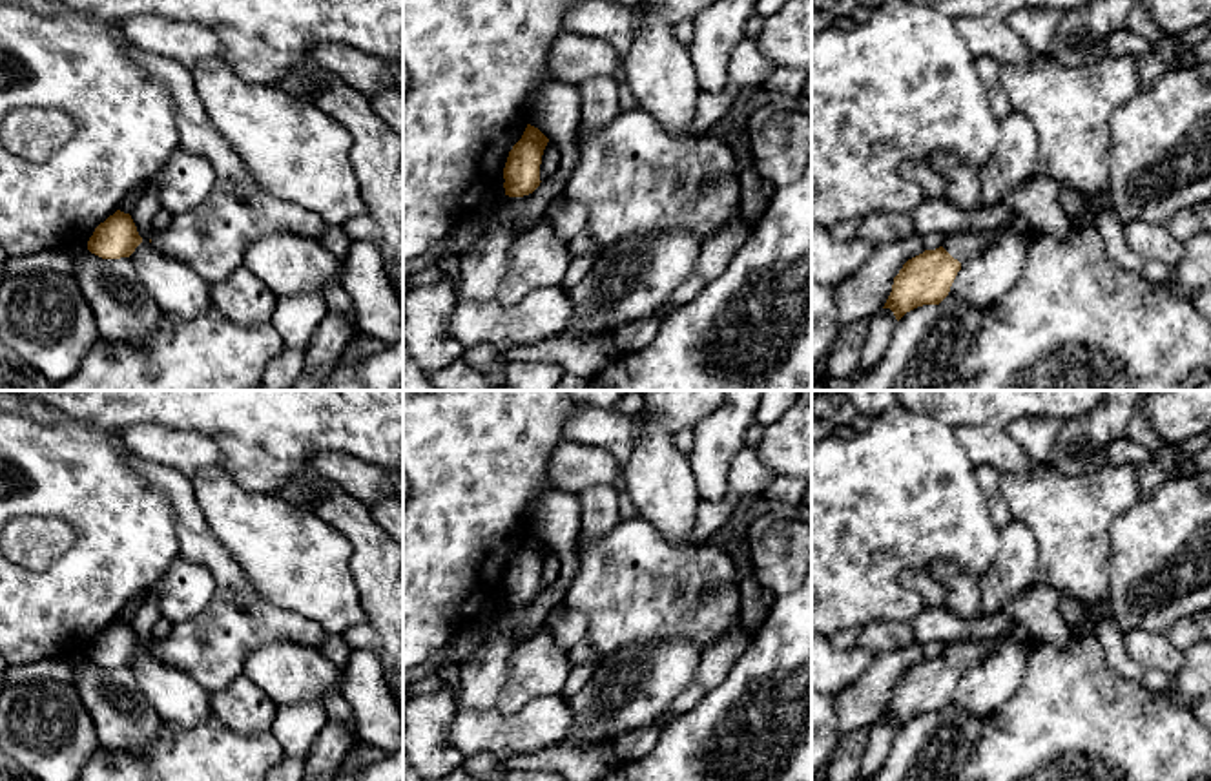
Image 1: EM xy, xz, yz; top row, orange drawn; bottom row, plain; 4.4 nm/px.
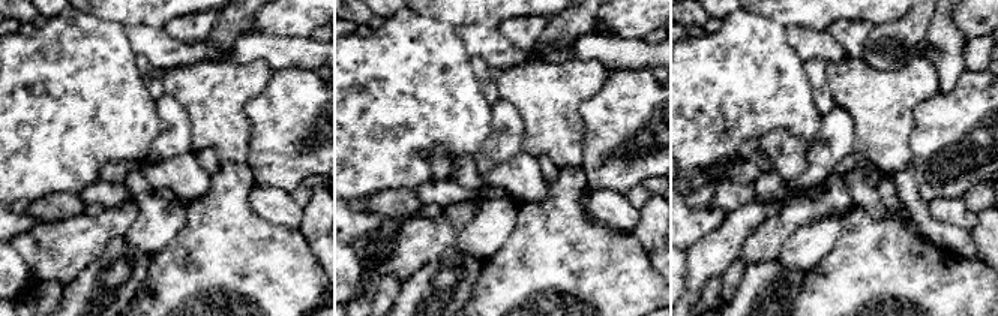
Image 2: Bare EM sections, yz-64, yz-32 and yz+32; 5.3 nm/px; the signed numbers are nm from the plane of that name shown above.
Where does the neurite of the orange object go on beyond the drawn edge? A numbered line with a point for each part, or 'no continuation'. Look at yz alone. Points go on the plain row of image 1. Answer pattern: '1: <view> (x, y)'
1: yz (965, 654)

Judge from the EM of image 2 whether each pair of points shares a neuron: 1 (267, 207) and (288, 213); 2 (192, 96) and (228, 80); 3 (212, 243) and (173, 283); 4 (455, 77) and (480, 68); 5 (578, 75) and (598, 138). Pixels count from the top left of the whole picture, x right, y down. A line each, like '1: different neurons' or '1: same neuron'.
1: same neuron
2: same neuron
3: same neuron
4: different neurons
5: different neurons

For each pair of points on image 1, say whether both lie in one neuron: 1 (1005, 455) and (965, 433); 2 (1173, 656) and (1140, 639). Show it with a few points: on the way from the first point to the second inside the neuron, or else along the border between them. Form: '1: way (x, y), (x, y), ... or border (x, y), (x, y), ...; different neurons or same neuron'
1: way (996, 447), (974, 438); same neuron
2: way (1166, 656), (1148, 646); same neuron

